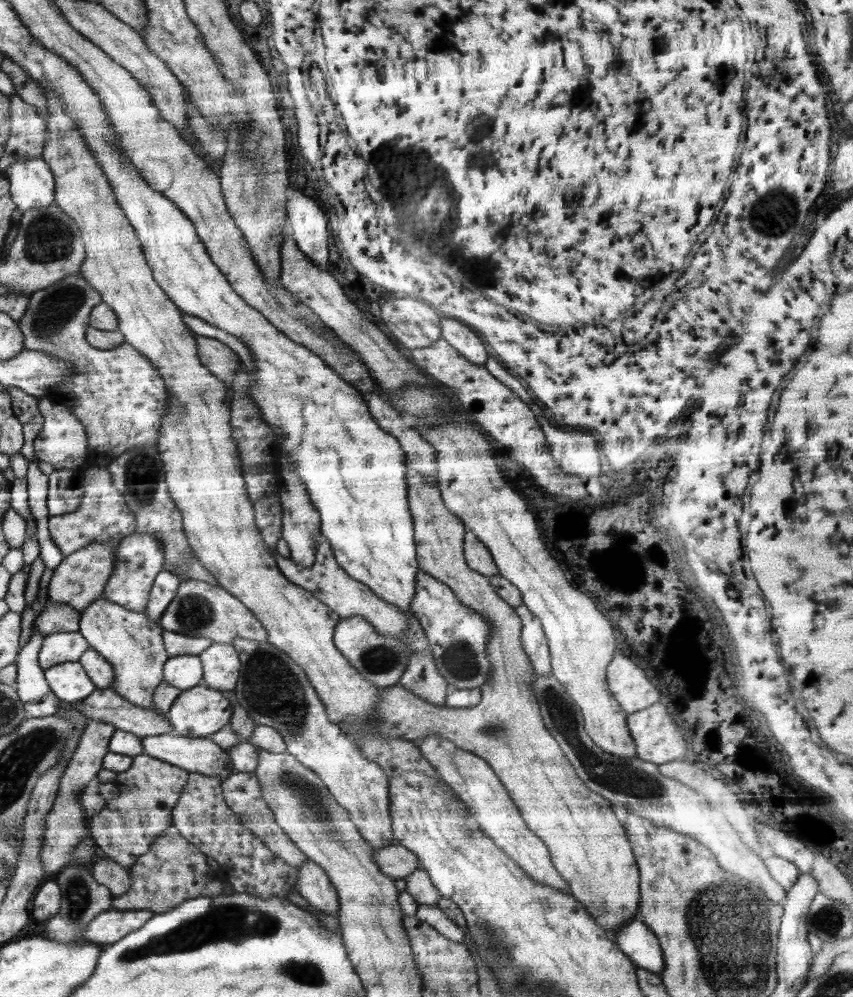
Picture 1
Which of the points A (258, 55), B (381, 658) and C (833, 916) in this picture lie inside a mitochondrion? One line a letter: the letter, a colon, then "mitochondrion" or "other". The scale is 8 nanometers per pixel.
A: other
B: mitochondrion
C: mitochondrion

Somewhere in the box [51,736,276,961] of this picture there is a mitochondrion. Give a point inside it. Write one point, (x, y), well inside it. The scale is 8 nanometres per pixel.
(80, 897)

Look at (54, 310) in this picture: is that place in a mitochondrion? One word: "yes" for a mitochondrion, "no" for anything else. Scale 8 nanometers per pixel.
yes

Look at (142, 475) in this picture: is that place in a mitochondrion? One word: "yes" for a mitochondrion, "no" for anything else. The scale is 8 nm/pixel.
yes

